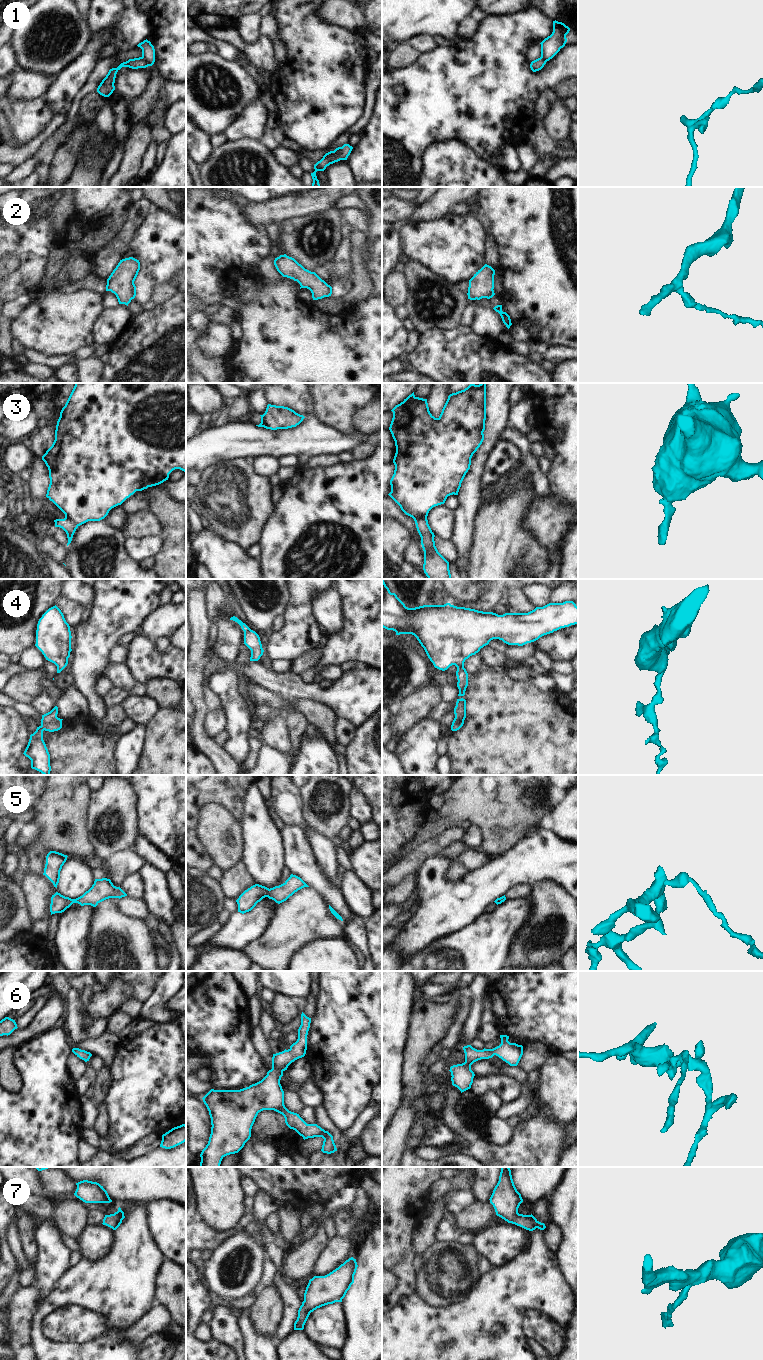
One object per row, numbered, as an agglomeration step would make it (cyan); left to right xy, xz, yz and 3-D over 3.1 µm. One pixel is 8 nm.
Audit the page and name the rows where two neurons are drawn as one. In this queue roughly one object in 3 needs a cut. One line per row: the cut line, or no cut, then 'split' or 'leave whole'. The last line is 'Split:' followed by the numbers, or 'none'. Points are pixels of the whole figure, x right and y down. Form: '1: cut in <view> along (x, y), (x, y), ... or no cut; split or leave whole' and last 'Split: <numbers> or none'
1: cut in xz along (341, 147), (336, 154), (323, 158); split
2: no cut; leave whole
3: cut in xy along (65, 514), (78, 525); split
4: no cut; leave whole
5: no cut; leave whole
6: no cut; leave whole
7: no cut; leave whole
Split: 1, 3

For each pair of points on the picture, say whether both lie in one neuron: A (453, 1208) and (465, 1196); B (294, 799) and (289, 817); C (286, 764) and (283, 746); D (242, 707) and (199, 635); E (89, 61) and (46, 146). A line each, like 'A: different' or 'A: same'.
A: same
B: same
C: different
D: different
E: different

